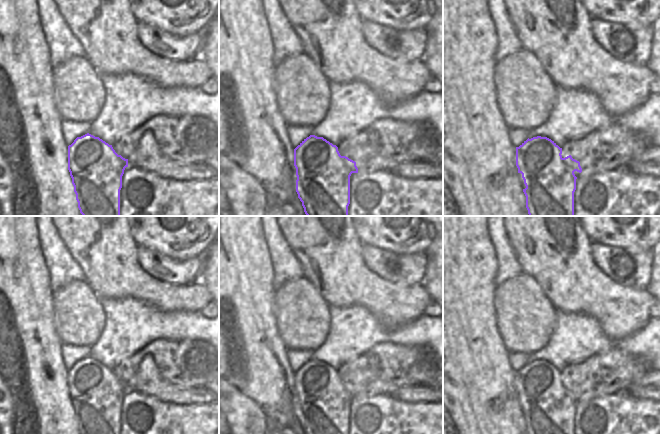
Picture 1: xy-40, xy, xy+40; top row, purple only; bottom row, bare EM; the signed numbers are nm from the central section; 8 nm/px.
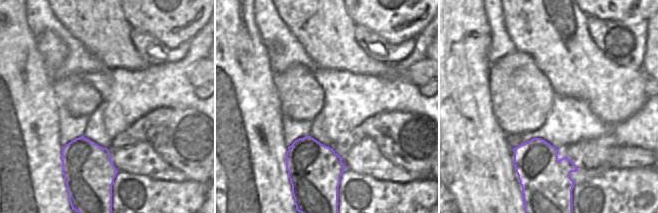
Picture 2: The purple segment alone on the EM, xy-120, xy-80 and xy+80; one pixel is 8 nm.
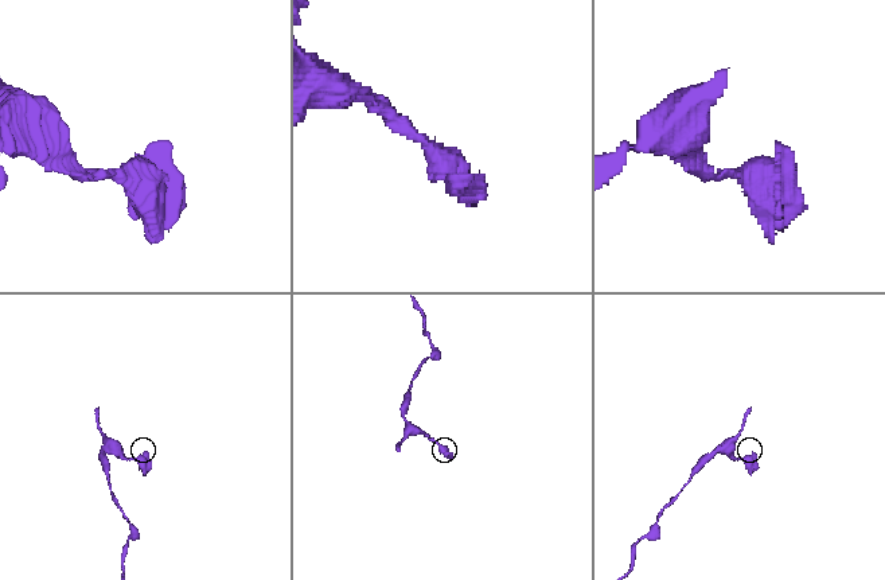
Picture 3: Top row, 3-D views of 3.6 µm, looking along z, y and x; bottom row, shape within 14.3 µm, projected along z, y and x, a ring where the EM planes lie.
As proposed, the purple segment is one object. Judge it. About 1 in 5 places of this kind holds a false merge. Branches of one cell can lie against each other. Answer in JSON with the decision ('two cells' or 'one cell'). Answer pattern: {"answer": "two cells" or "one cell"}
{"answer": "one cell"}

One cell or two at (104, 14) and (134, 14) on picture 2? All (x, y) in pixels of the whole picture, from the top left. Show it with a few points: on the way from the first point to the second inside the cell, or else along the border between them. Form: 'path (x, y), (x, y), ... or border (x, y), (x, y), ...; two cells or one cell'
border (121, 10), (125, 20), (132, 27); two cells

